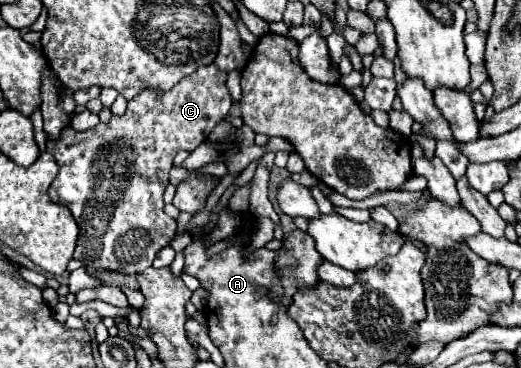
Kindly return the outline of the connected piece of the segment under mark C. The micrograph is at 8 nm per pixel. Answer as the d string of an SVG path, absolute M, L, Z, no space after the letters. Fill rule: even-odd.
M210 64L200 66L196 72L180 80L170 92L140 92L134 100L128 102L128 110L124 116L112 116L112 120L108 122L108 130L104 130L104 124L98 124L96 128L86 132L76 132L74 128L66 126L58 138L50 138L46 150L56 158L60 172L54 178L54 184L48 188L48 196L52 202L68 206L80 226L74 260L80 260L86 270L112 270L126 276L140 274L150 268L154 256L176 236L176 220L164 214L162 202L172 160L180 150L194 150L198 144L202 144L208 138L208 132L226 118L230 104L232 96L226 88L226 72L220 72L218 68L214 68L214 64ZM98 176L120 176L120 188L104 190Z

